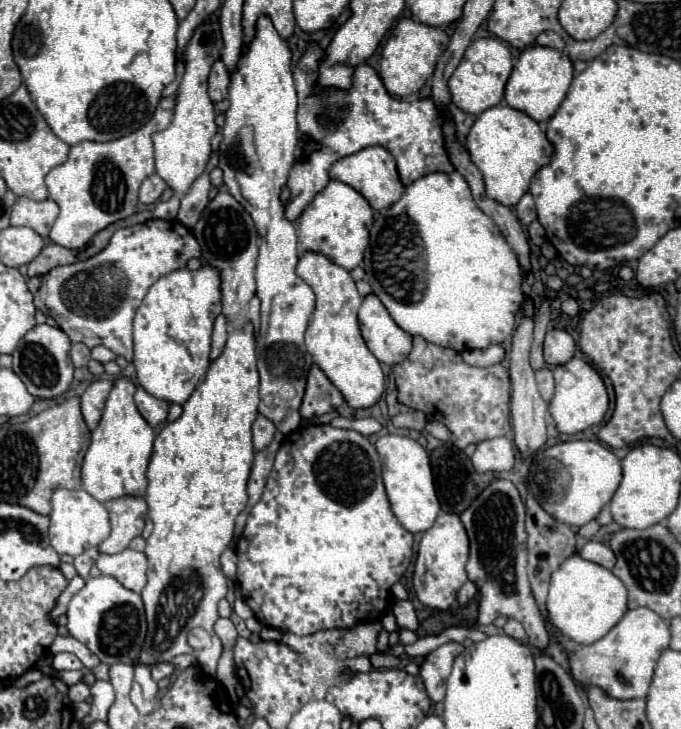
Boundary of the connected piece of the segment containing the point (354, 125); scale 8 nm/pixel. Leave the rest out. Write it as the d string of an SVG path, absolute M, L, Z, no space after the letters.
M314 44L308 46L306 54L294 68L294 82L298 90L298 128L300 132L320 142L320 150L310 154L306 160L294 164L288 176L290 200L284 204L286 218L294 222L302 210L314 200L314 196L328 184L330 166L368 146L384 146L394 154L398 164L398 174L402 182L408 186L414 180L422 178L430 172L452 172L446 158L446 150L442 146L442 118L436 110L432 98L414 100L414 102L400 102L392 98L382 80L378 78L376 70L368 64L360 64L354 72L354 86L350 90L318 90L316 88L316 72L318 60L322 58L322 50Z

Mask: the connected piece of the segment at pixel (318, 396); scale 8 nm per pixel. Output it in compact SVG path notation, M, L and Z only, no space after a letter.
M314 364L308 374L306 382L306 394L300 406L302 418L312 418L312 416L322 416L328 414L330 410L338 408L344 404L342 392L326 378L326 374Z

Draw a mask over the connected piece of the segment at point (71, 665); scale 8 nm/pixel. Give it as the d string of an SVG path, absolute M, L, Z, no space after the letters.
M60 652L54 656L54 664L52 664L56 670L82 670L82 662L74 656L74 654L68 654L68 652Z

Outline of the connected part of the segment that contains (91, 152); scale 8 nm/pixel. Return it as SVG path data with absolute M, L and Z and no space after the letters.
M174 96L162 98L148 124L136 132L110 142L80 142L70 148L68 160L52 168L46 176L50 198L60 206L60 214L50 230L50 240L66 248L82 248L106 226L128 218L138 206L140 184L154 174L152 134L172 122Z

